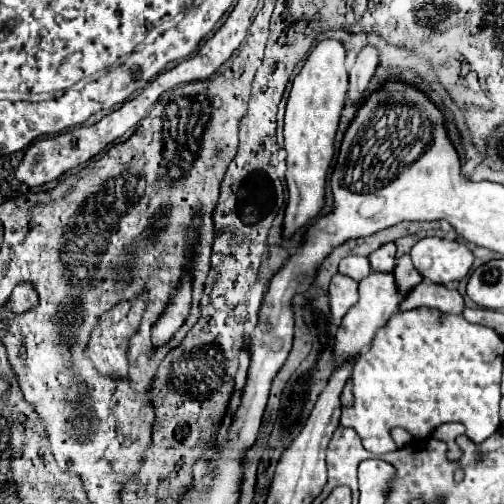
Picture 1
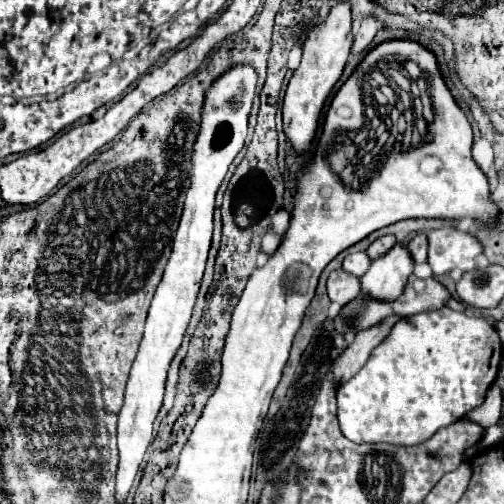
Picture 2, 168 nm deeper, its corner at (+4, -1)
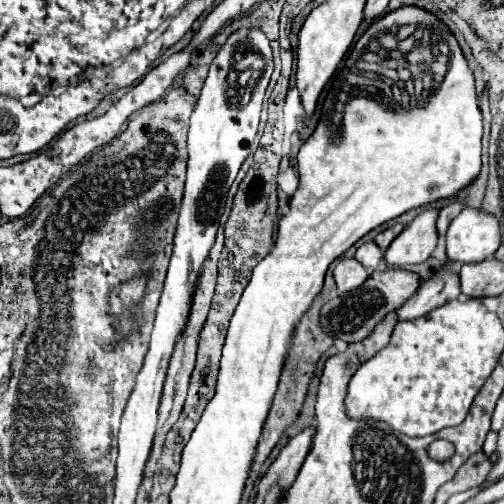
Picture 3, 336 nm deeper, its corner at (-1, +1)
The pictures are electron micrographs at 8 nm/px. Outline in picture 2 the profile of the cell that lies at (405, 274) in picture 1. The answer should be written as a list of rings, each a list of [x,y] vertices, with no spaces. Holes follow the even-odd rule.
[[[417,234],[413,236],[413,240],[407,244],[407,250],[411,254],[411,258],[415,260],[415,264],[421,264],[427,260],[427,240],[425,240],[425,234]]]

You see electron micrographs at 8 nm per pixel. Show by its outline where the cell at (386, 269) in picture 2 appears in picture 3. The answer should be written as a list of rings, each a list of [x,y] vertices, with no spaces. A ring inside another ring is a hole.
[[[430,208],[420,212],[396,240],[388,246],[384,260],[392,266],[402,266],[402,264],[422,264],[436,248],[438,242],[438,230],[436,230],[436,220],[438,220],[438,208]]]

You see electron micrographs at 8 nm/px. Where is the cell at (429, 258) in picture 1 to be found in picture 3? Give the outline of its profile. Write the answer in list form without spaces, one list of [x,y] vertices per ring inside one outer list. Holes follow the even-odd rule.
[[[464,208],[452,222],[446,234],[446,254],[452,262],[478,264],[500,246],[500,224],[490,212]]]

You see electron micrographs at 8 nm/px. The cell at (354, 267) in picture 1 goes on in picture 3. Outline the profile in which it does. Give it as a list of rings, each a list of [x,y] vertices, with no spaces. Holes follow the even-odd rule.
[[[364,242],[356,250],[356,260],[368,270],[376,270],[378,264],[382,262],[382,250],[376,246],[376,242]]]

